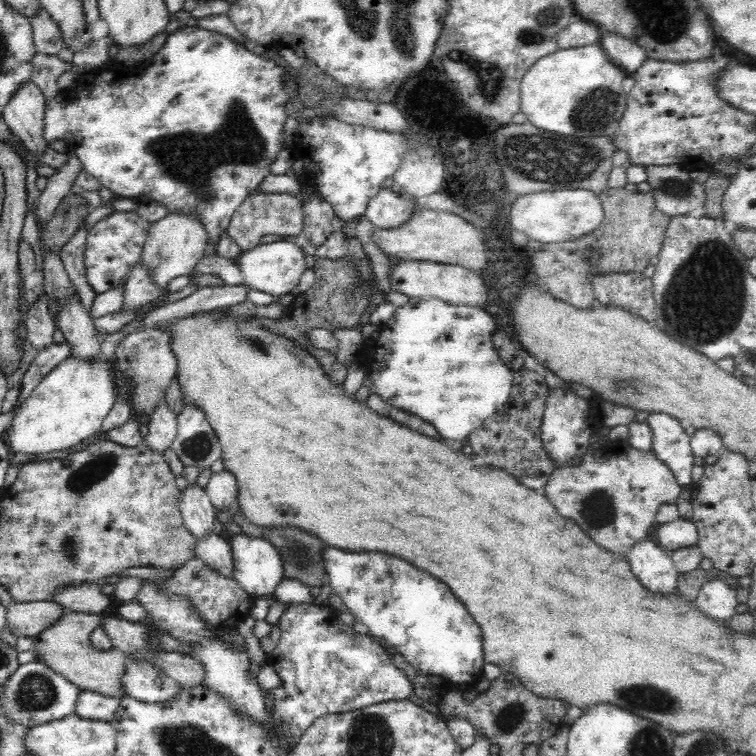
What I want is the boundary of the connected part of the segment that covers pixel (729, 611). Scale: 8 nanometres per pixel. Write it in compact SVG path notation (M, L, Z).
M723 578L710 579L701 586L694 603L700 609L700 612L728 623L736 614L736 605L738 604L738 601L736 601L736 589L731 588Z

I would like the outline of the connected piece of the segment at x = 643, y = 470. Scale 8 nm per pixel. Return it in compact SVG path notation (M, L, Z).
M615 441L602 445L599 449L588 448L582 455L580 466L564 466L554 469L544 486L545 496L562 517L568 518L586 532L596 543L609 552L628 556L628 550L636 541L646 539L648 530L654 524L657 511L664 504L677 504L682 492L679 482L672 475L664 461L656 457L652 450L635 449L627 441Z

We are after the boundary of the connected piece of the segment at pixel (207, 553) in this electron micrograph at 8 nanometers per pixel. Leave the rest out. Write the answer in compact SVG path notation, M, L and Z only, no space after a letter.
M219 530L196 541L195 556L196 559L200 559L204 565L216 570L223 577L233 578L232 547L230 547L228 541L220 536Z

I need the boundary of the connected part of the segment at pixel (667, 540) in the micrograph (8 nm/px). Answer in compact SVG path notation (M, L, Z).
M678 518L673 522L658 526L658 544L666 551L676 551L695 546L698 542L698 530L692 521Z

